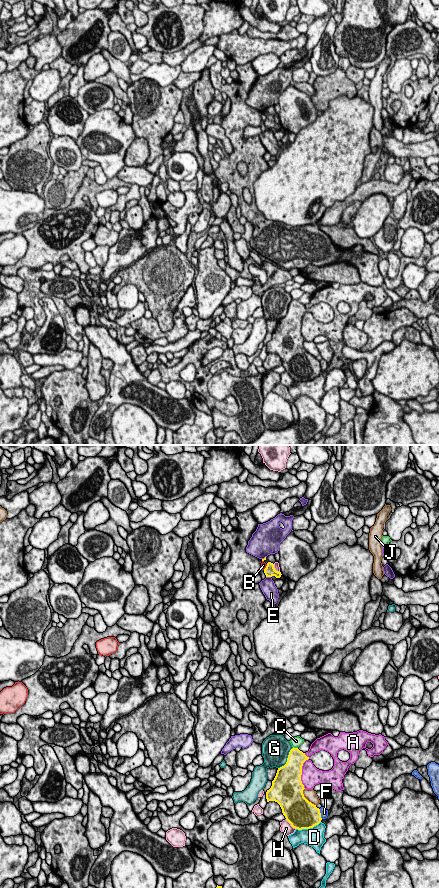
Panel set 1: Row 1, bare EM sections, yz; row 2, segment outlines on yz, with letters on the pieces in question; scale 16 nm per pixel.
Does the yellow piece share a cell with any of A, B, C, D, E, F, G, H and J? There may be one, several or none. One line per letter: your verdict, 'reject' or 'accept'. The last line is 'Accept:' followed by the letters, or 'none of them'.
A: reject
B: reject
C: reject
D: reject
E: reject
F: reject
G: reject
H: reject
J: reject
Accept: none of them

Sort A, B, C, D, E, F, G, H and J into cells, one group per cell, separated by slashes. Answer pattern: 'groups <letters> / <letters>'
groups A / B / C / D / E / F / G / H / J

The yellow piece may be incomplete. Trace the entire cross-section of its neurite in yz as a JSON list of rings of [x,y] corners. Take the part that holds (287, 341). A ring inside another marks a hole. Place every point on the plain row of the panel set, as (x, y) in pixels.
[[[293,299],[286,316],[278,320],[271,340],[266,344],[267,354],[277,354],[286,372],[298,382],[313,380],[322,372],[320,361],[303,346],[302,318],[308,311],[305,305]]]

